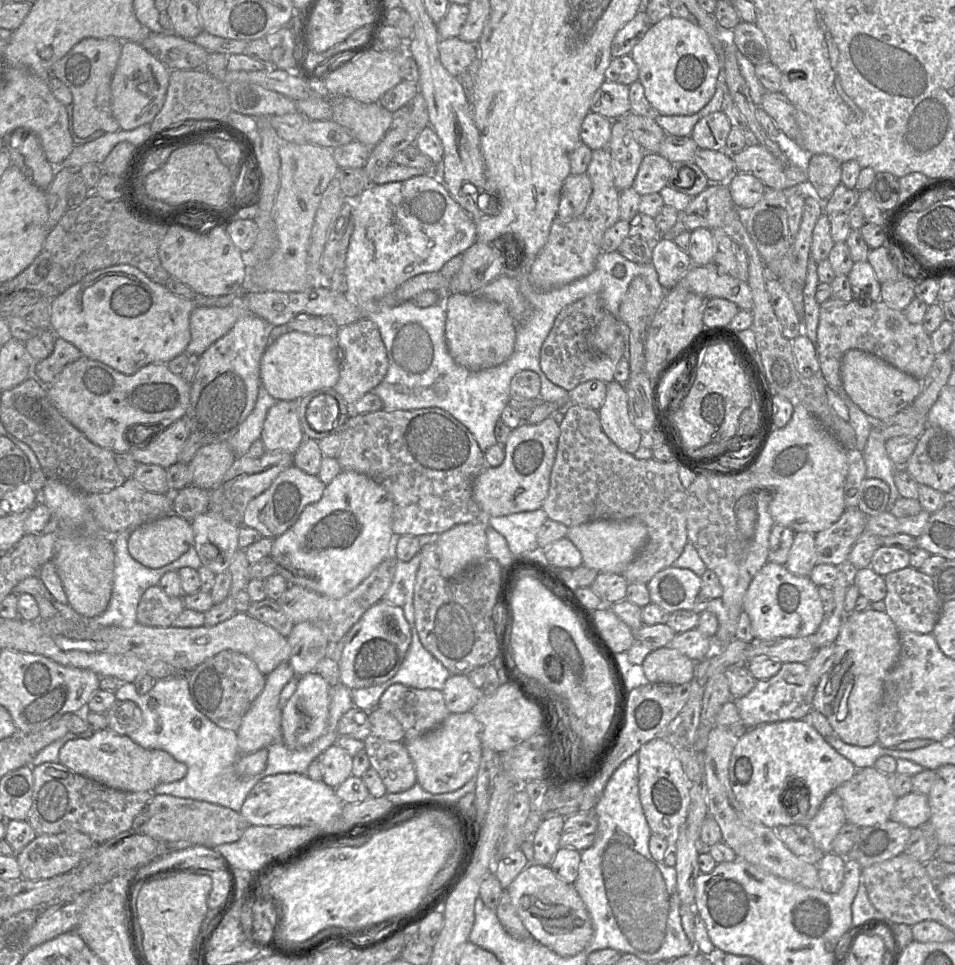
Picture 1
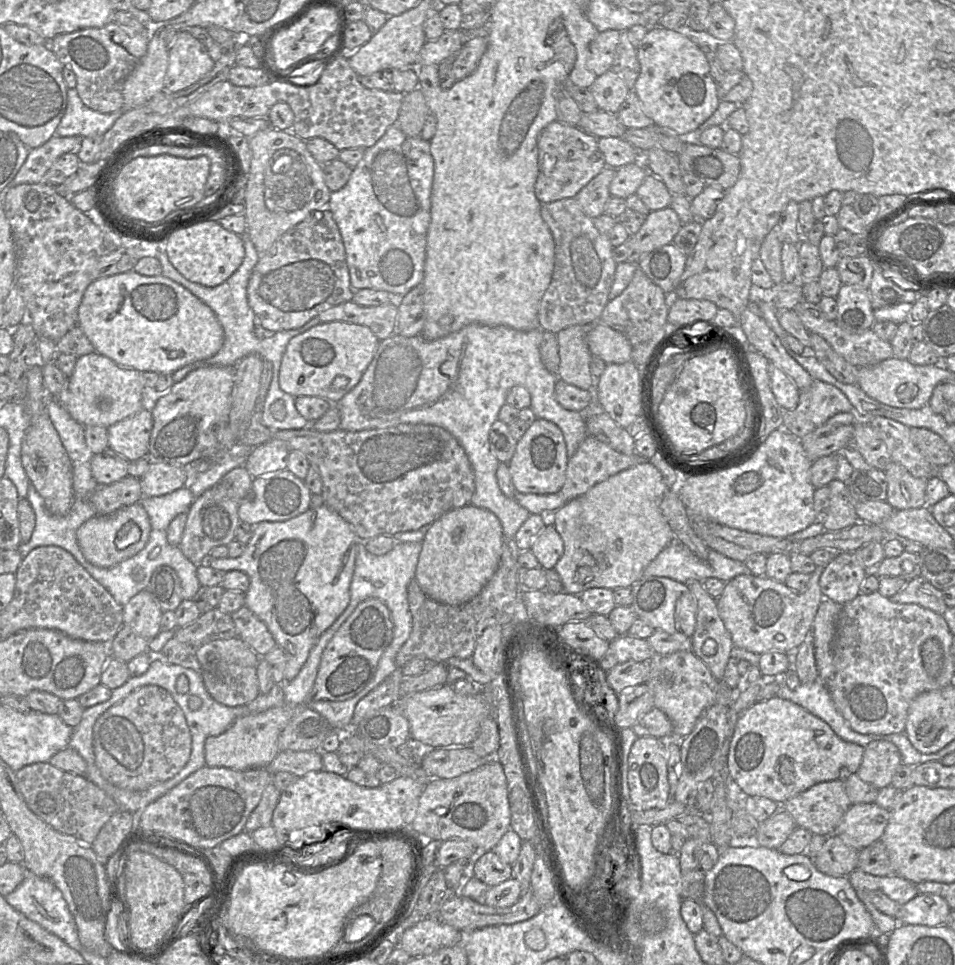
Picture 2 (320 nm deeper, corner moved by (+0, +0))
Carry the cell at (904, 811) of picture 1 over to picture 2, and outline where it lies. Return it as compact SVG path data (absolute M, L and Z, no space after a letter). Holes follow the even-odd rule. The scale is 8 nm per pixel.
M875 802L851 805L833 834L860 851L881 839L890 815L890 810Z

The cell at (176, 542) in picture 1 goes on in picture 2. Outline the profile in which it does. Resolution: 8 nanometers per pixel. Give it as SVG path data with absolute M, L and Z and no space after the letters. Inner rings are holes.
M325 504L310 507L302 514L285 521L253 524L253 529L253 535L241 556L208 558L207 555L204 563L217 570L239 570L248 575L250 585L245 592L245 606L266 624L277 645L284 650L287 656L284 682L289 682L297 676L322 633L348 606L356 555L362 541L350 524Z

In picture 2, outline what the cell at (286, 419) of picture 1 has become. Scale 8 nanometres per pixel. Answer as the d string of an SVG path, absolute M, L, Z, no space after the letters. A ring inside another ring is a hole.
M272 440L252 449L245 467L255 478L287 469L290 449L285 443Z

